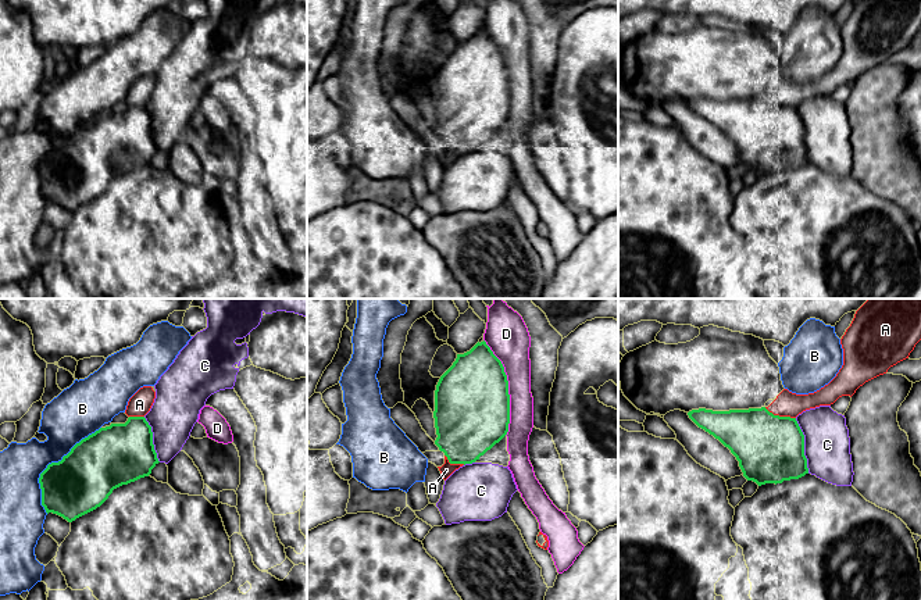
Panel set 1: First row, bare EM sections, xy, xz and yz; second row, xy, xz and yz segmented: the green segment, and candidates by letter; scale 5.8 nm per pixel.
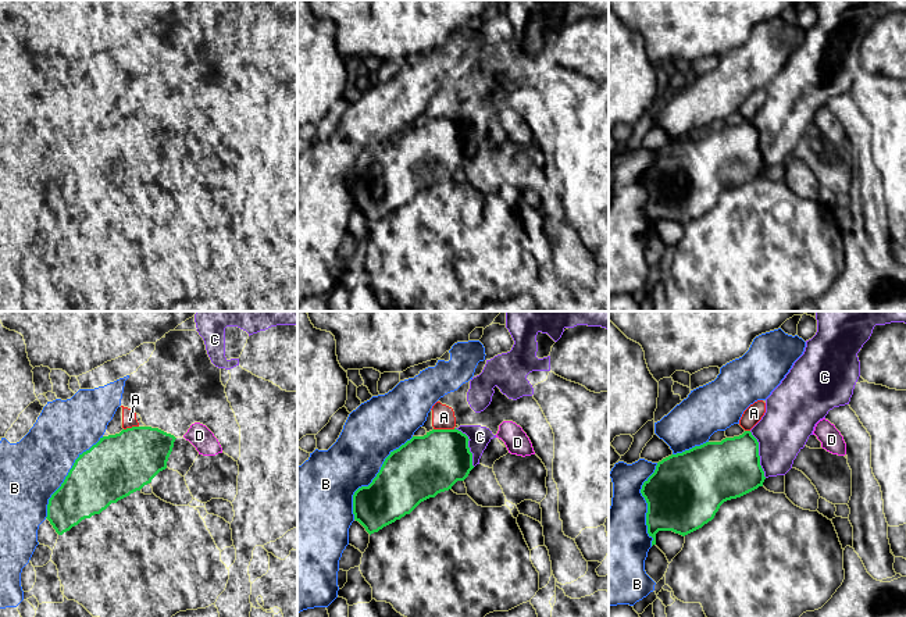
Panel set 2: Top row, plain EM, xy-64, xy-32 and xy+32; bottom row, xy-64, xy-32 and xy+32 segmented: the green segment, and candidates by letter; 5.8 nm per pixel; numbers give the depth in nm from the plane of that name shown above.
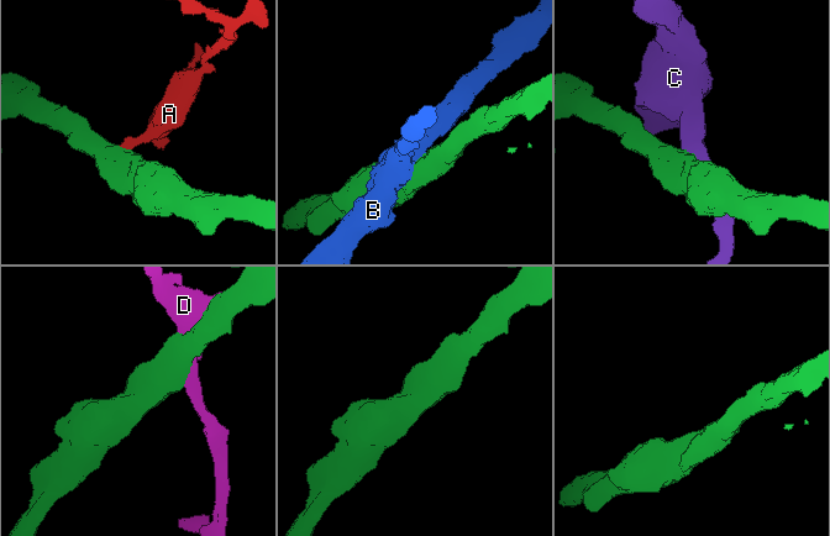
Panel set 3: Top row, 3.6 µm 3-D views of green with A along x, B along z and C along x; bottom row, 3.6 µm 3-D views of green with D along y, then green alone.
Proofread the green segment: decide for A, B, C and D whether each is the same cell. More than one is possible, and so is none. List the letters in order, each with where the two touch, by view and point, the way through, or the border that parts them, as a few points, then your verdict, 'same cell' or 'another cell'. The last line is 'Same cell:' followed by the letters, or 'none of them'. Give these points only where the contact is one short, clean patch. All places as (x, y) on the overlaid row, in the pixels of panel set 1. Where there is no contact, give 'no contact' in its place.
A: yz (778, 415) | another cell
B: xy (52, 463) | another cell
C: yz (803, 446) | another cell
D: xz (507, 388) | another cell
Same cell: none of them

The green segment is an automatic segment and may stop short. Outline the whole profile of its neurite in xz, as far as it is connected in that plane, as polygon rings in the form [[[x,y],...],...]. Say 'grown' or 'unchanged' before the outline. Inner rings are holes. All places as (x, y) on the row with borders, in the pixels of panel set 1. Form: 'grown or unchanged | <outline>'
unchanged | [[[486,342],[457,354],[435,390],[435,444],[450,464],[472,464],[508,432],[510,394],[501,361]]]

